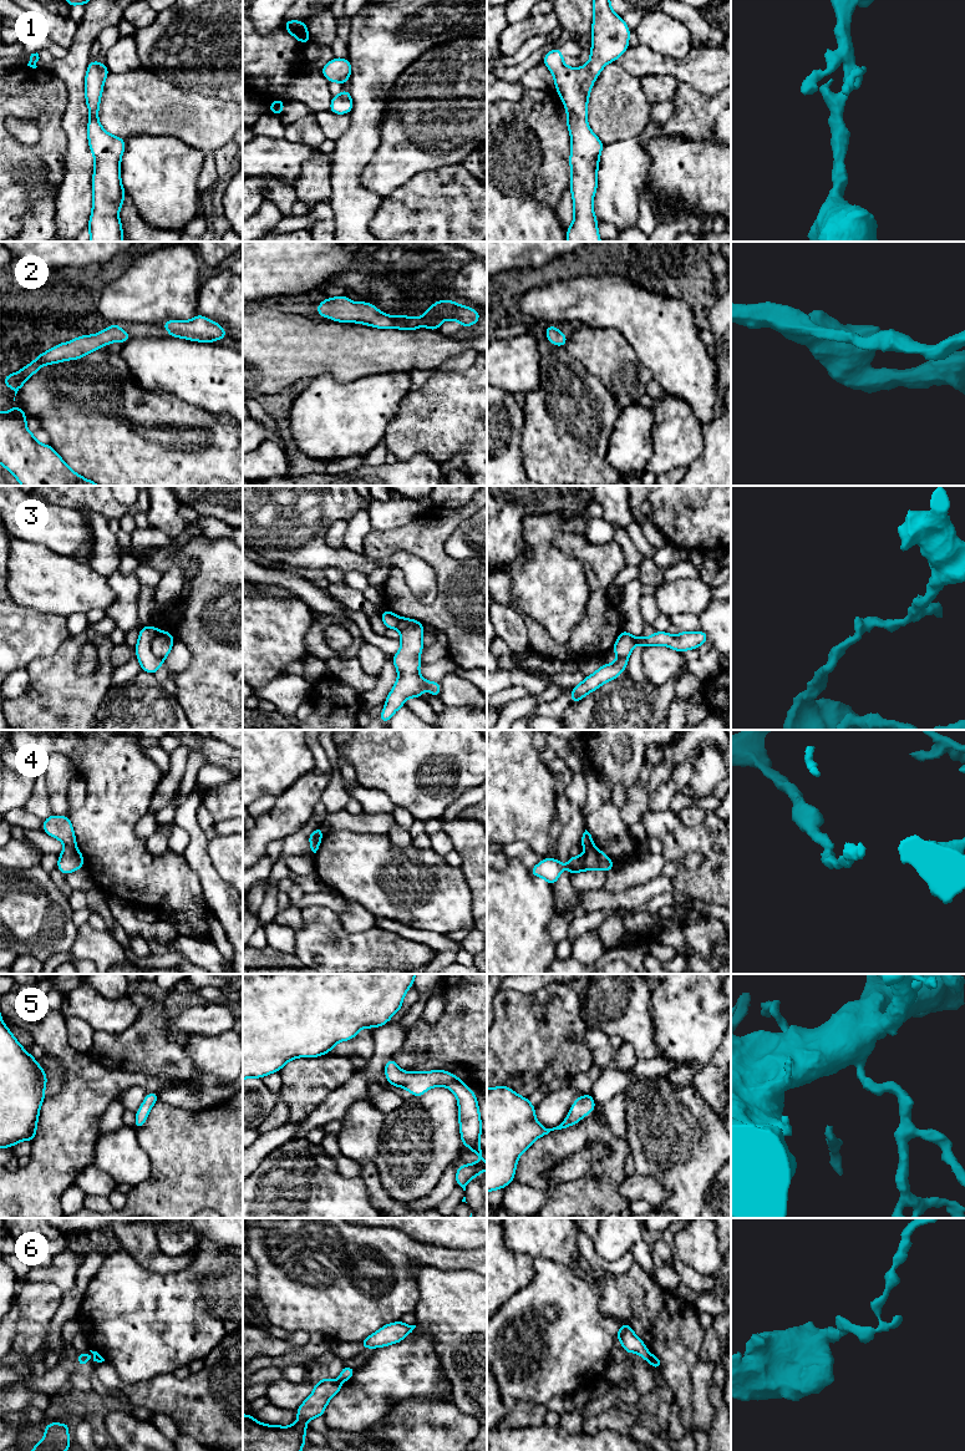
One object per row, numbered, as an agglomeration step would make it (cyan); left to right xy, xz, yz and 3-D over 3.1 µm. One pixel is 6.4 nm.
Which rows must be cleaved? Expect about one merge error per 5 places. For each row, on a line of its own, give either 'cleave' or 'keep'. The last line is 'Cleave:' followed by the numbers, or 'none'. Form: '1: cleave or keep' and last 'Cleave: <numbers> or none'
1: keep
2: keep
3: cleave
4: cleave
5: keep
6: cleave
Cleave: 3, 4, 6

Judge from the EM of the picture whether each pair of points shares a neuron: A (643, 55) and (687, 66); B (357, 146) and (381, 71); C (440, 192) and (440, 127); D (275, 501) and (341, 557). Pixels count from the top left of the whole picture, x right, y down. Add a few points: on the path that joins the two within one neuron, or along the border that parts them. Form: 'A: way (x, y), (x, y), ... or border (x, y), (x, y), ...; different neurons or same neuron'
A: way (654, 64), (676, 66); same neuron
B: way (364, 127), (366, 90); same neuron
C: border (460, 162), (418, 172), (412, 177); different neurons
D: way (277, 522), (308, 553), (320, 556); same neuron

